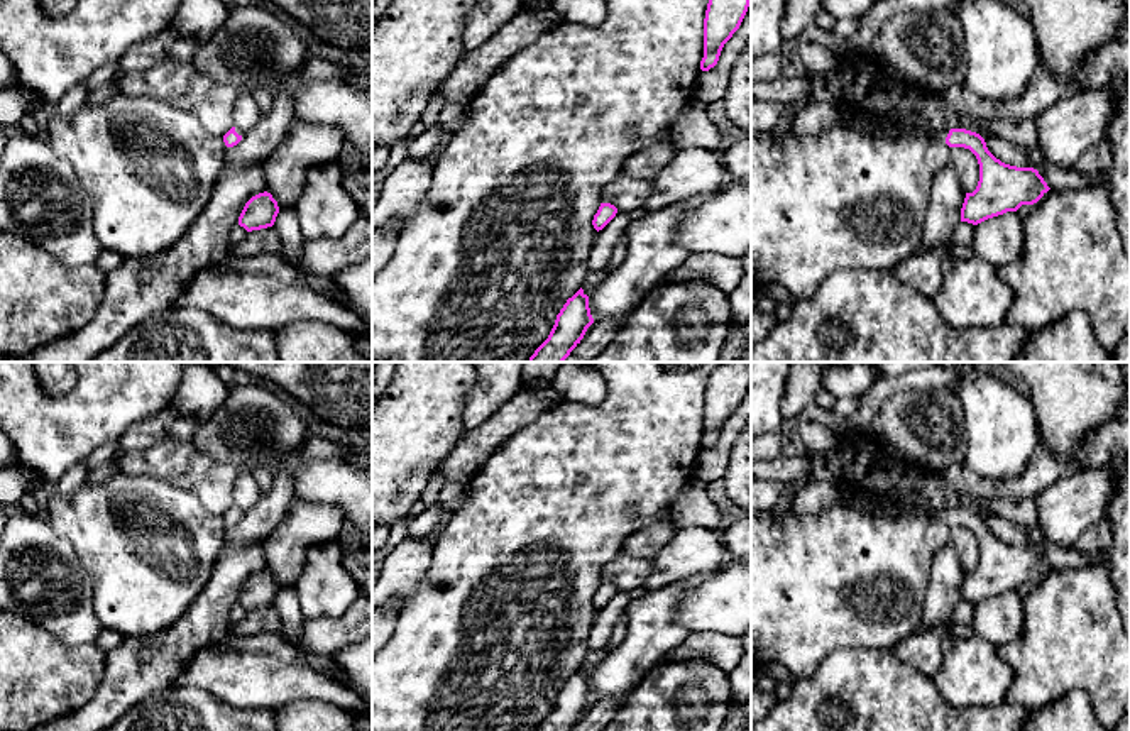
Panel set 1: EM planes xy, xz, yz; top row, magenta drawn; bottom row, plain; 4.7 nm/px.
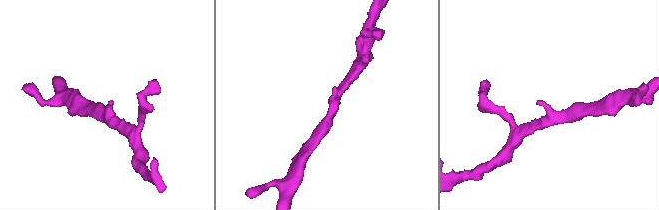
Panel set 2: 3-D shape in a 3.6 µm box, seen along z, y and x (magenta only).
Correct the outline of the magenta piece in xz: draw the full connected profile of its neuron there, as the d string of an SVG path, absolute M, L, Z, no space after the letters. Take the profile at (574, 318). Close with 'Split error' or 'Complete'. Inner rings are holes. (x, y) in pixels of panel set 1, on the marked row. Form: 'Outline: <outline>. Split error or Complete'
Outline: M580 288L567 300L557 315L548 338L535 350L528 362L563 362L592 323L589 296Z. Complete

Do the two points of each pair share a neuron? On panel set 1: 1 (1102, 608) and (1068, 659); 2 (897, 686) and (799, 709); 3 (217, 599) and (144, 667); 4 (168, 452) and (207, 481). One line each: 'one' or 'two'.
1: one
2: one
3: one
4: one

